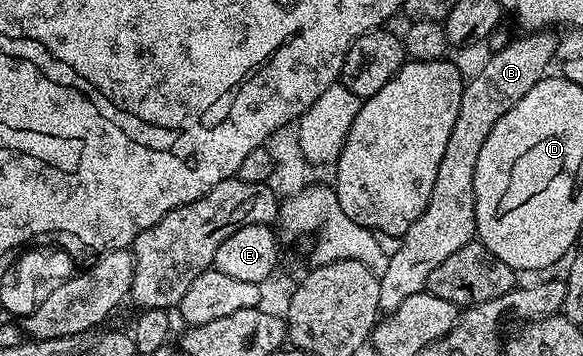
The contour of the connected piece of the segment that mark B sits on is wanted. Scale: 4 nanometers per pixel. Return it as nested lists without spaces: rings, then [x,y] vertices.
[[[540,30],[520,35],[520,40],[497,49],[484,62],[483,69],[472,80],[470,77],[464,83],[461,110],[457,110],[457,122],[453,122],[453,134],[449,134],[449,142],[445,145],[445,155],[441,158],[441,166],[437,166],[437,182],[433,182],[433,194],[429,194],[429,202],[421,218],[417,218],[417,222],[413,222],[413,226],[409,226],[407,233],[402,236],[401,242],[396,243],[399,245],[396,246],[395,252],[393,248],[389,255],[389,266],[385,266],[385,274],[379,277],[380,313],[386,314],[397,310],[397,306],[401,306],[405,298],[424,291],[429,274],[433,274],[433,270],[441,266],[441,262],[445,262],[449,254],[454,254],[457,250],[461,250],[461,246],[472,243],[476,239],[473,174],[477,174],[477,158],[481,154],[481,146],[485,146],[485,138],[489,138],[489,130],[497,126],[500,118],[509,114],[509,110],[513,110],[513,106],[517,106],[517,102],[521,102],[521,98],[525,98],[525,94],[529,94],[529,90],[533,90],[533,86],[537,86],[537,82],[548,75],[547,67],[555,56],[555,34],[551,30]]]

